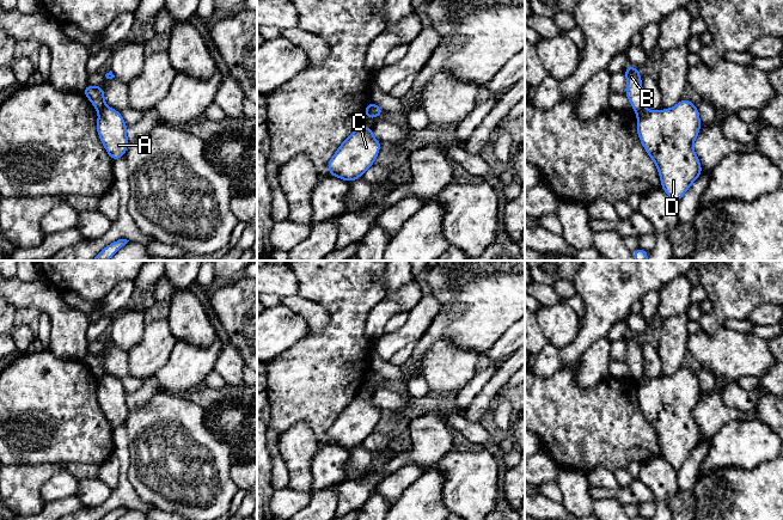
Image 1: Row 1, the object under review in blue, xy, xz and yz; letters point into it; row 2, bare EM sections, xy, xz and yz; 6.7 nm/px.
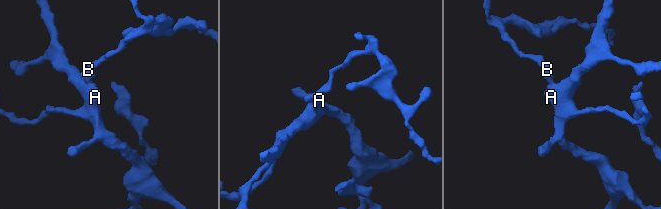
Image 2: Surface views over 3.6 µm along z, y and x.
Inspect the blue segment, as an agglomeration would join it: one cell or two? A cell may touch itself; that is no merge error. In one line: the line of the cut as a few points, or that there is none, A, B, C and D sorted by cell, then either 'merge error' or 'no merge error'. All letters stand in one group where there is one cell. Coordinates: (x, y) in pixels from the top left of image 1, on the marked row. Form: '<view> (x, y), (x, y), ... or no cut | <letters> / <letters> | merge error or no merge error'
yz (643, 108), (636, 112) | A C D / B | merge error

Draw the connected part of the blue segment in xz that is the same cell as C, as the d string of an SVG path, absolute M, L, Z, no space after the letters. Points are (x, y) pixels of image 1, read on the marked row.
M357 127L329 160L330 176L347 182L360 178L374 165L380 147L381 142L373 137L373 127Z

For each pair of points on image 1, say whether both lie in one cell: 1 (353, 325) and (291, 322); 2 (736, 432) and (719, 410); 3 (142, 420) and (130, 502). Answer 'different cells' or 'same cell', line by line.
1: different cells
2: different cells
3: different cells

